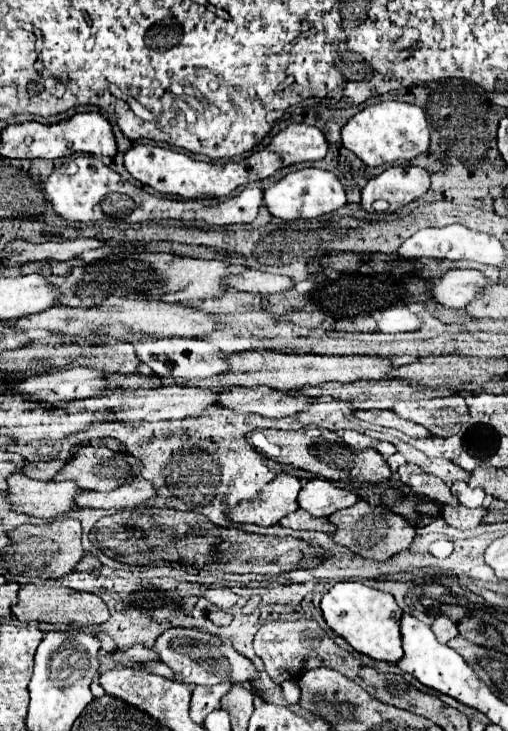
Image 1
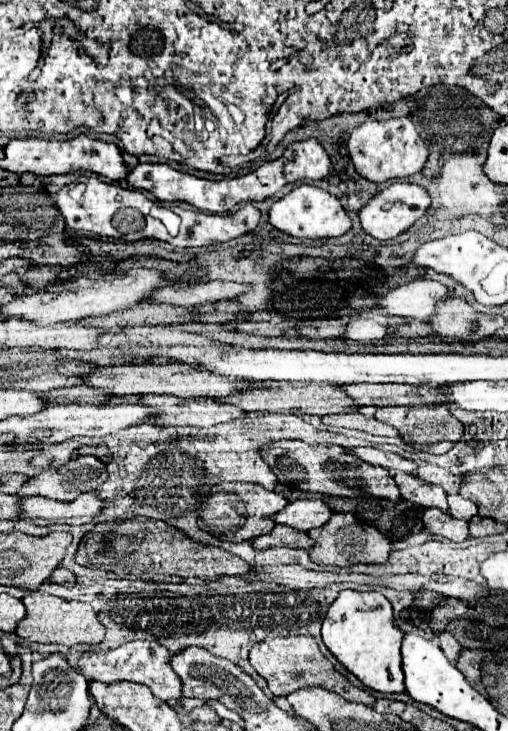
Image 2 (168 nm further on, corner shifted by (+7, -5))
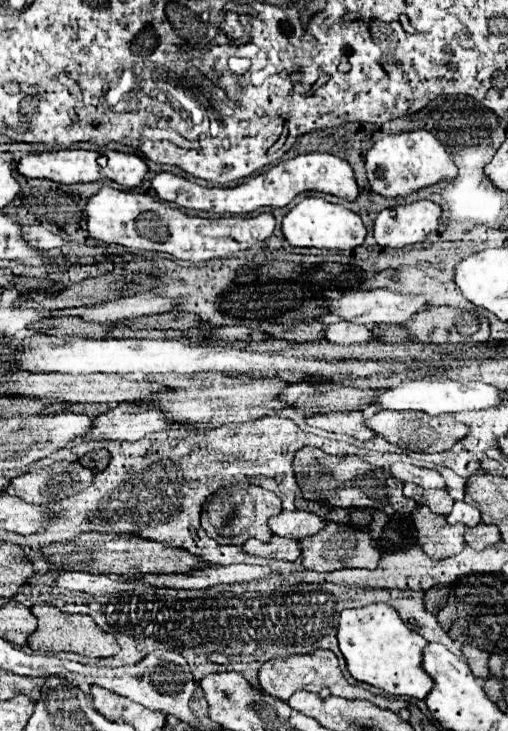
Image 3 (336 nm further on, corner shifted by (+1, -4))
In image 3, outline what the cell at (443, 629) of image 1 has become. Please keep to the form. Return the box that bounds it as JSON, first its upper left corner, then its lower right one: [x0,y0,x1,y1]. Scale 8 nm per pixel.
[463,645,489,679]

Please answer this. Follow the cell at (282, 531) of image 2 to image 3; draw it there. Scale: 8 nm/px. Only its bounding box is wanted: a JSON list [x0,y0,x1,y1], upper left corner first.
[243,535,301,561]

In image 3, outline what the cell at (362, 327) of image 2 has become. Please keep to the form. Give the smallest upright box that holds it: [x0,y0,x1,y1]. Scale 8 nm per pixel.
[323,321,373,345]

